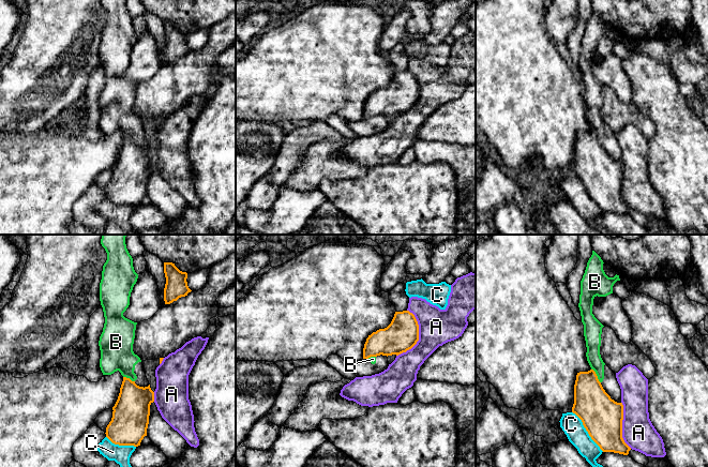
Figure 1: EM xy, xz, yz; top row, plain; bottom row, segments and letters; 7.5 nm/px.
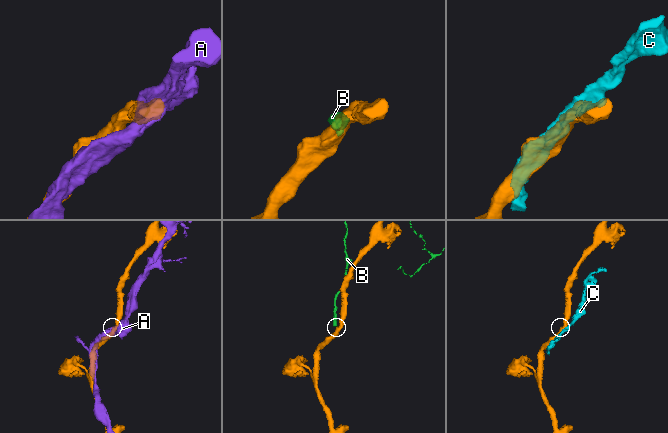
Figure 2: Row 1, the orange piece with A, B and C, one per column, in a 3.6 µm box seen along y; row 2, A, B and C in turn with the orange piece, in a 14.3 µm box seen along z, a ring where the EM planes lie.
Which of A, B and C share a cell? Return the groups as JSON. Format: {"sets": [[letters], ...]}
{"sets": [["A"], ["B"], ["C"]]}

